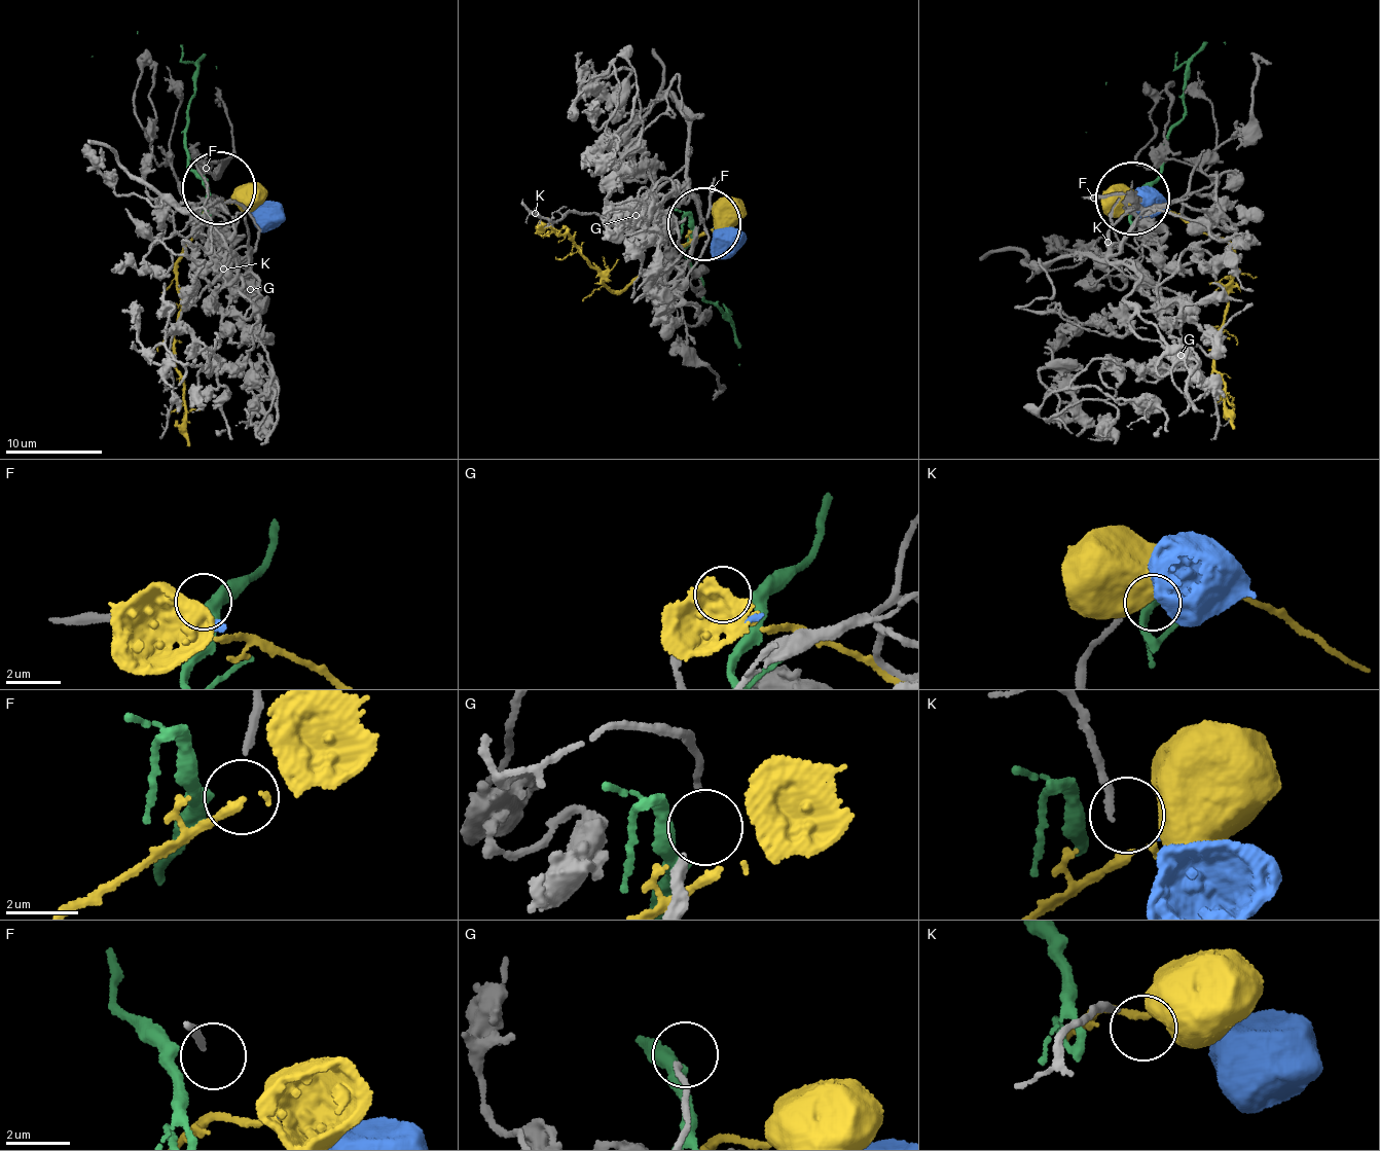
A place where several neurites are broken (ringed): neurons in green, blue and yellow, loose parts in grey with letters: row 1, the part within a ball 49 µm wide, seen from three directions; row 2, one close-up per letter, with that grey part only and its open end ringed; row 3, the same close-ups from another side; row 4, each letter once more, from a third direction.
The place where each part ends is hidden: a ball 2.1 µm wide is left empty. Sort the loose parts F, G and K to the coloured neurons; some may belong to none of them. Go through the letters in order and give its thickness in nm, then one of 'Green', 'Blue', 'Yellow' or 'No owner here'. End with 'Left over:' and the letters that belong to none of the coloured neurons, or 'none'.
F: Thickness 190 nm. No owner here
G: Thickness 160 nm. No owner here
K: Thickness 180 nm. Blue
Left over: F, G

